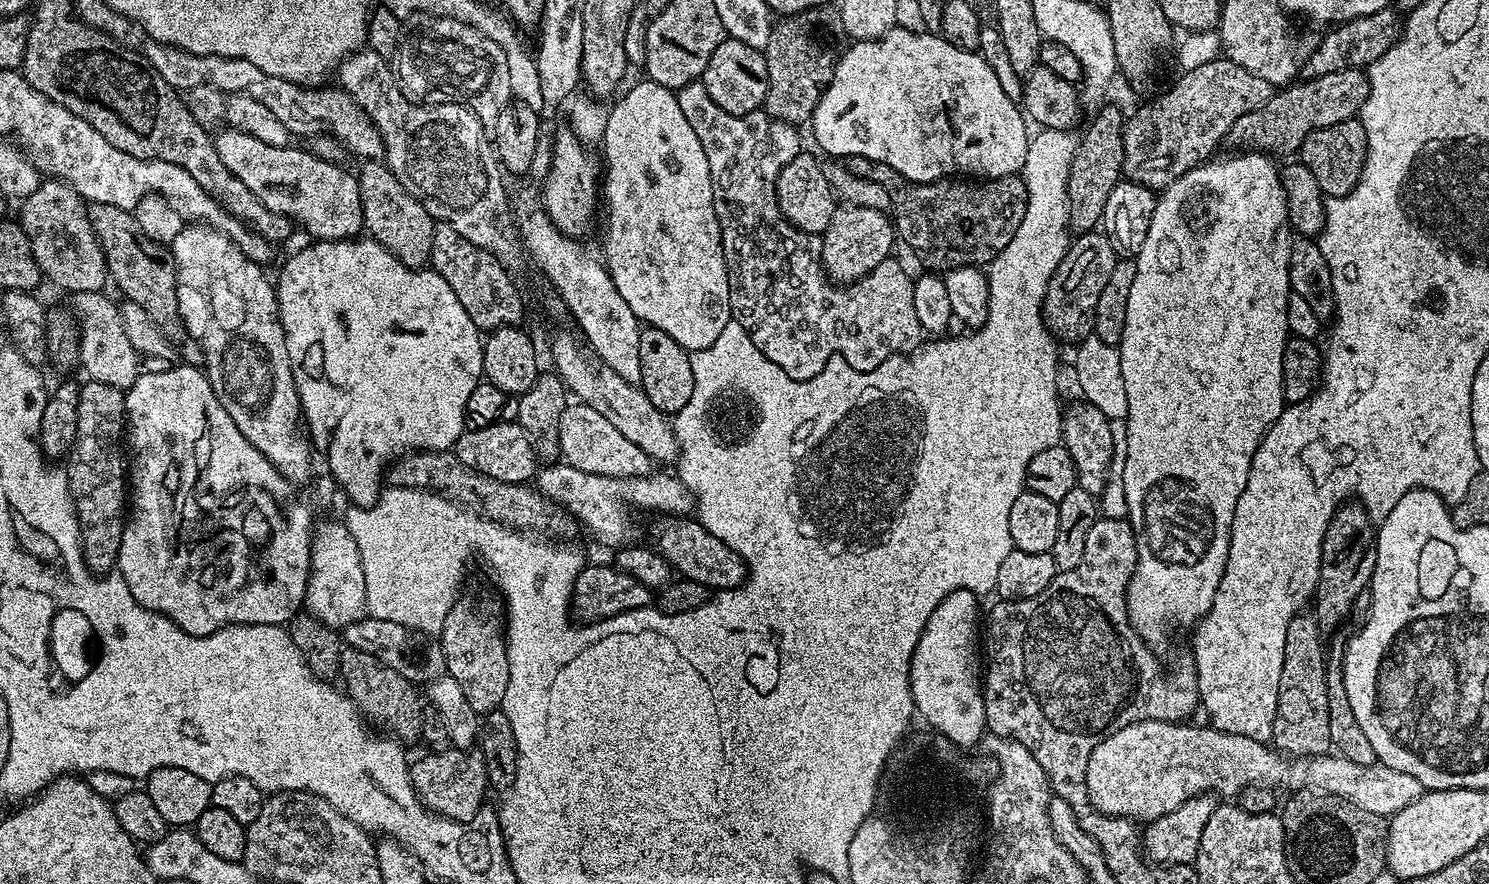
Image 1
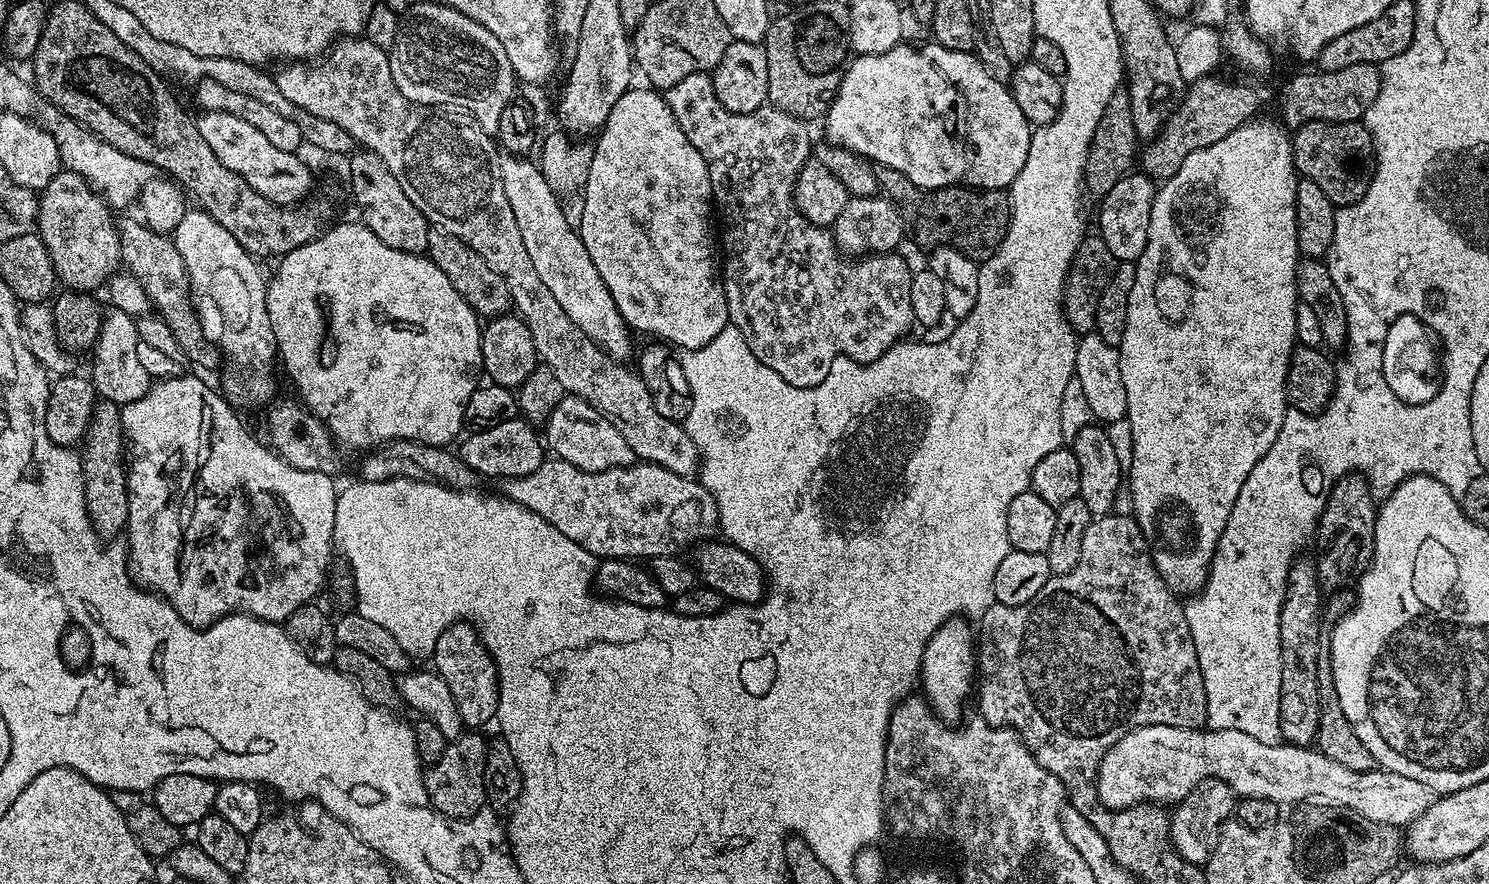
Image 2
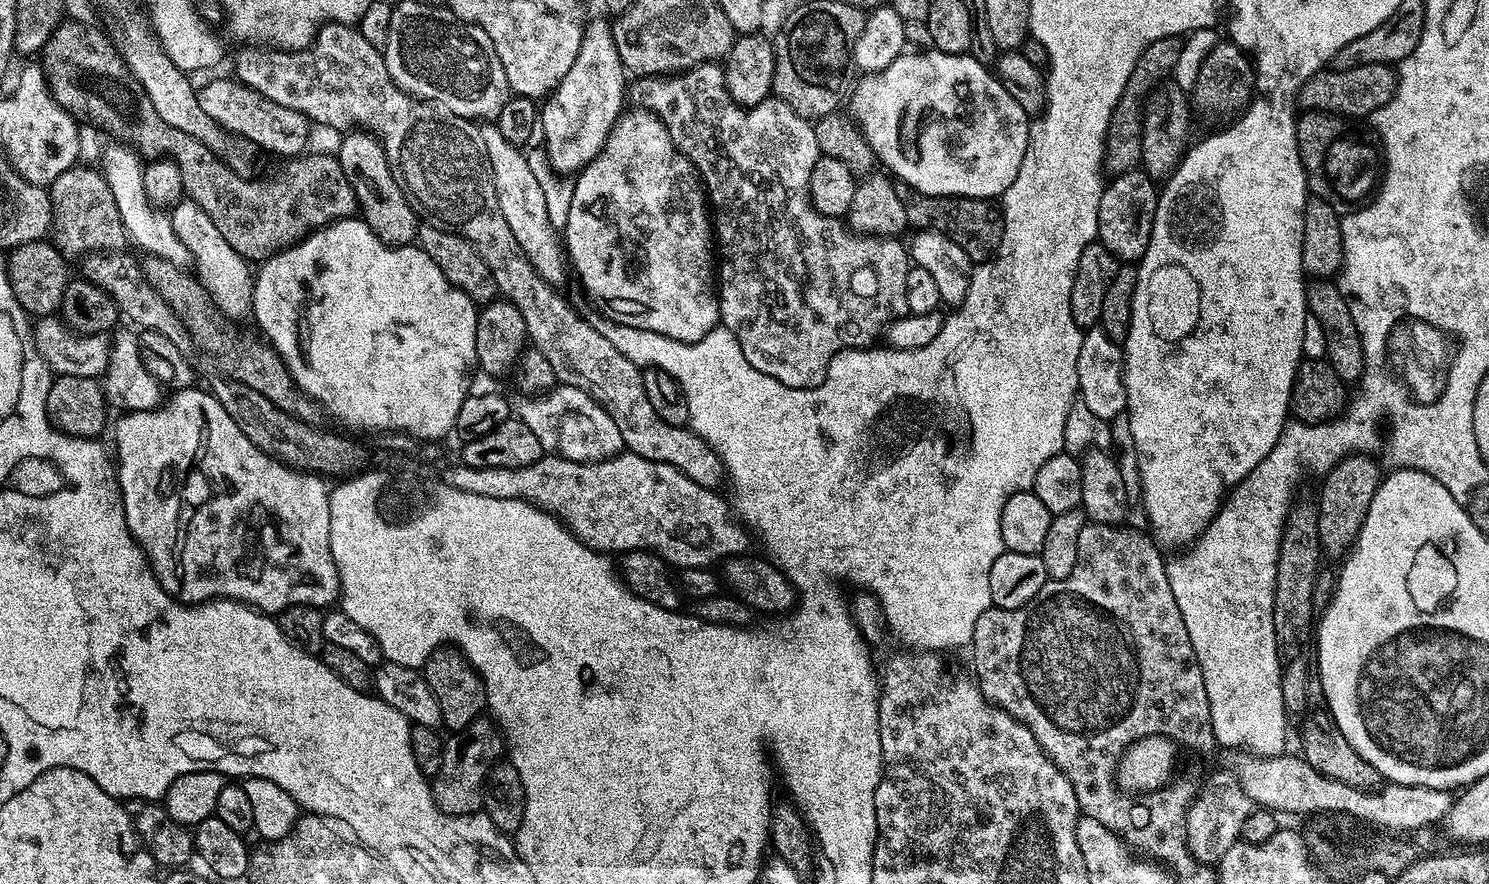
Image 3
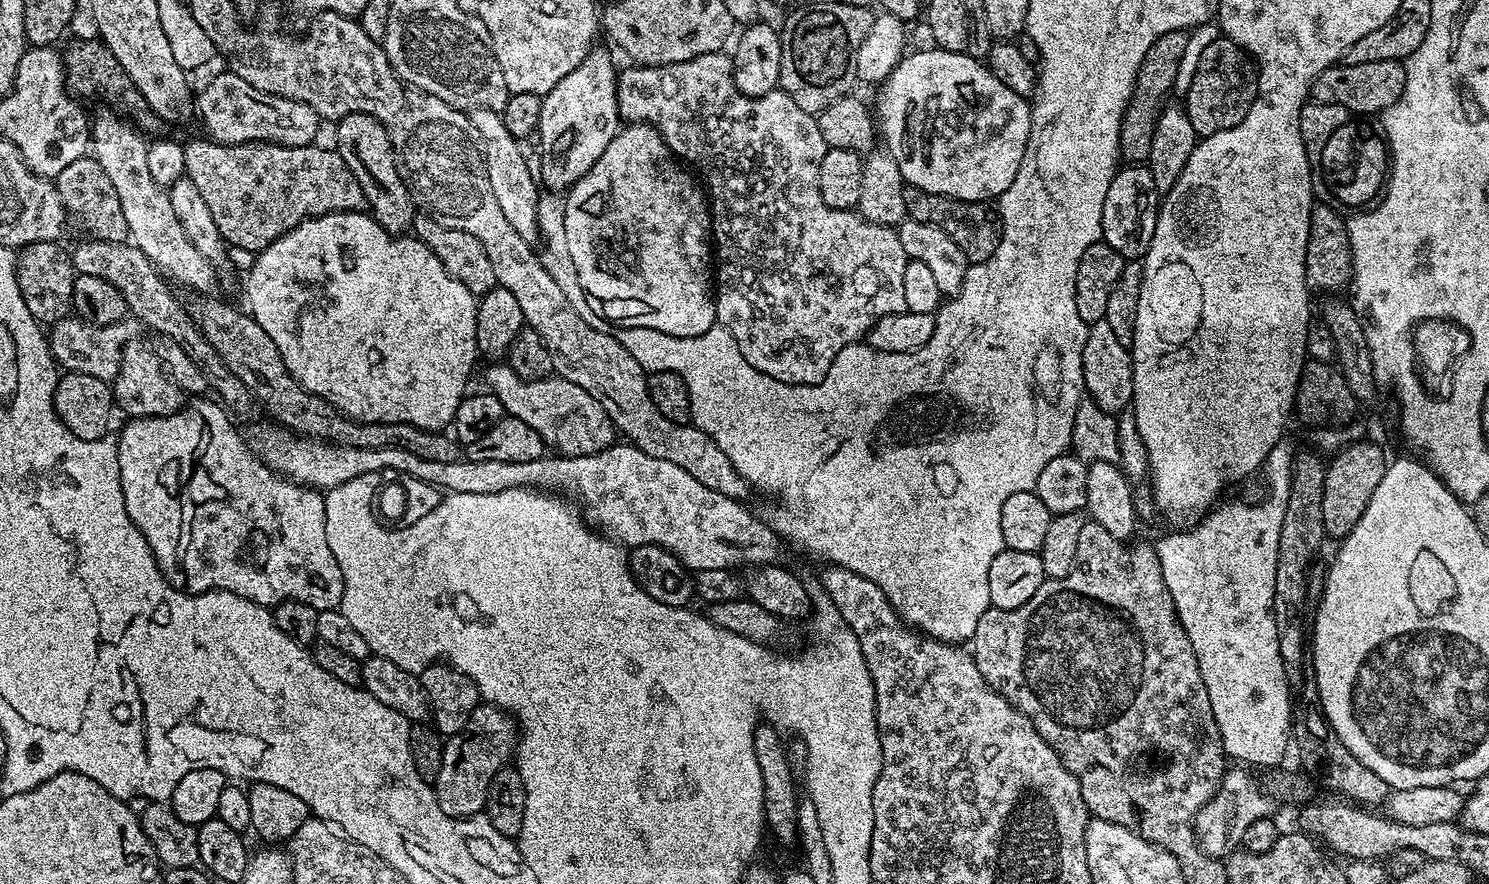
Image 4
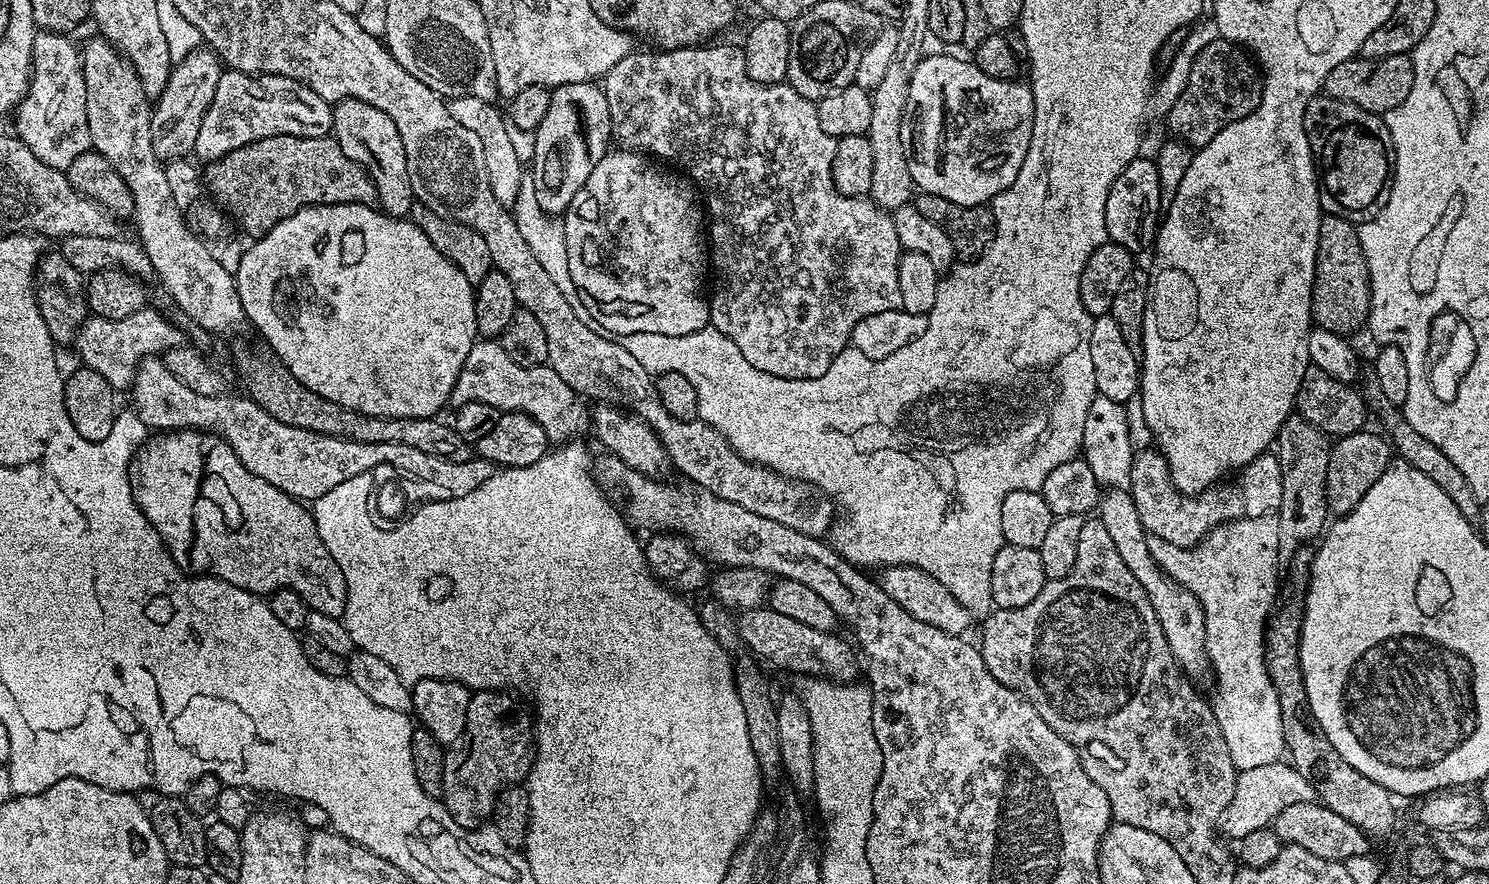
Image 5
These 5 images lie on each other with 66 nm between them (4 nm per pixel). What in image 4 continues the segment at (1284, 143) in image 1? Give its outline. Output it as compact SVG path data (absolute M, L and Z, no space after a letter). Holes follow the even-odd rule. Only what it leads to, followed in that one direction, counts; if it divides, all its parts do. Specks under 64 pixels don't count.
M1401 61L1358 62L1357 64L1337 62L1322 74L1318 74L1318 78L1312 83L1310 96L1315 103L1346 106L1346 110L1358 116L1372 118L1382 114L1390 106L1394 106L1394 102L1402 98L1402 90L1405 86L1406 70Z

